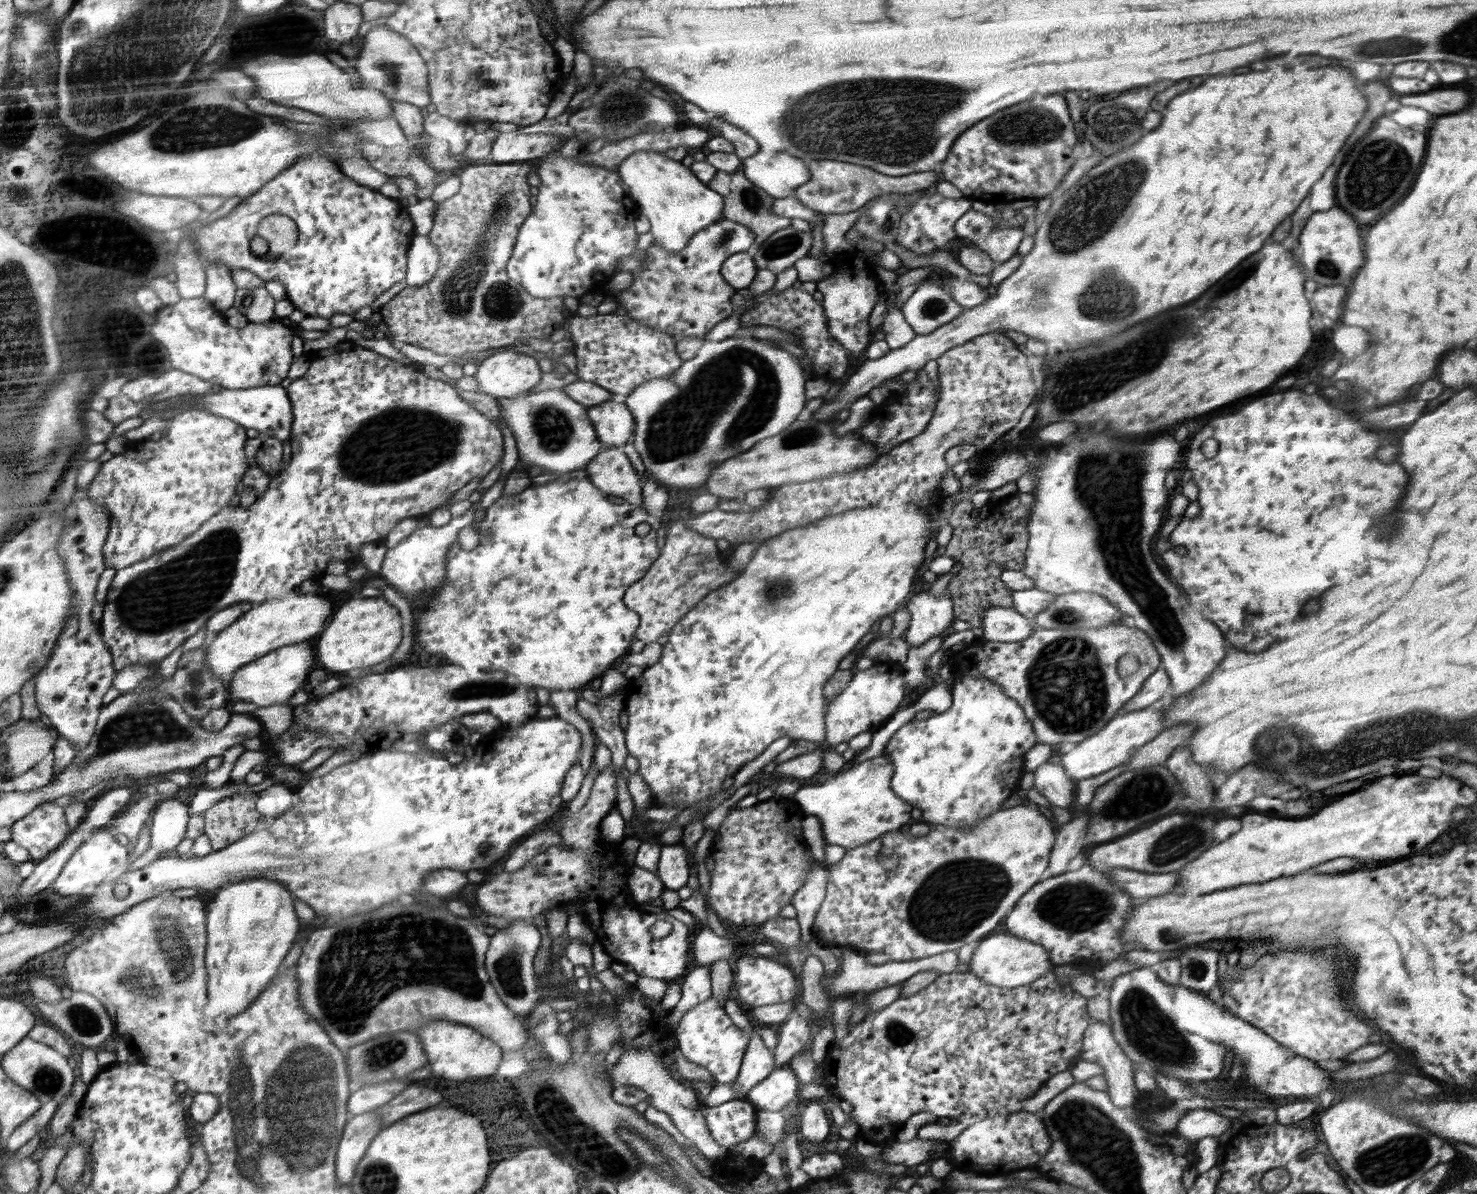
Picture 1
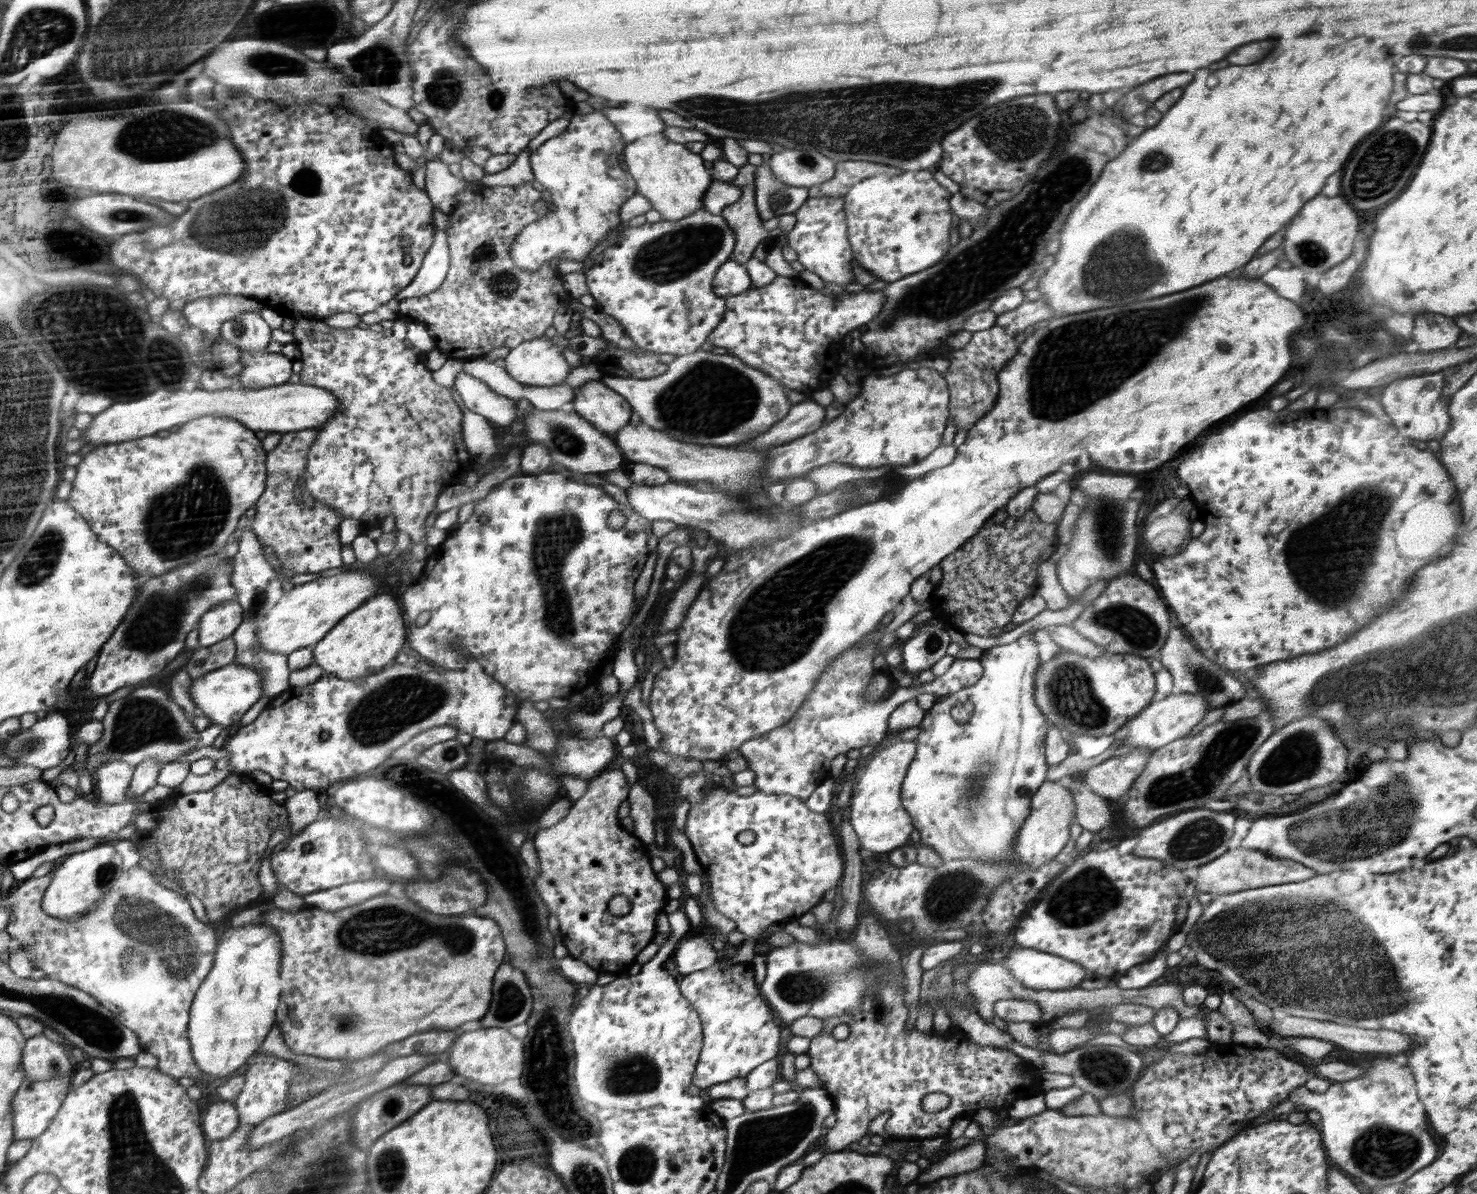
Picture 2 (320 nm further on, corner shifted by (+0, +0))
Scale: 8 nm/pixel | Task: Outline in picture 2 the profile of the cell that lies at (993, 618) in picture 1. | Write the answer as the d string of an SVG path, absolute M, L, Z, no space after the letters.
M1059 624L1054 626L1052 641L1055 642L1061 650L1069 650L1080 656L1088 658L1098 658L1105 650L1095 642L1084 638L1072 624Z

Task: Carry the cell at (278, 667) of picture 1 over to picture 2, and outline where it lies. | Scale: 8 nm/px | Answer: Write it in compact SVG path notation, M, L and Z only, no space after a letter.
M230 663L192 680L189 688L195 707L213 723L235 727L242 715L263 695L263 675L243 664Z

